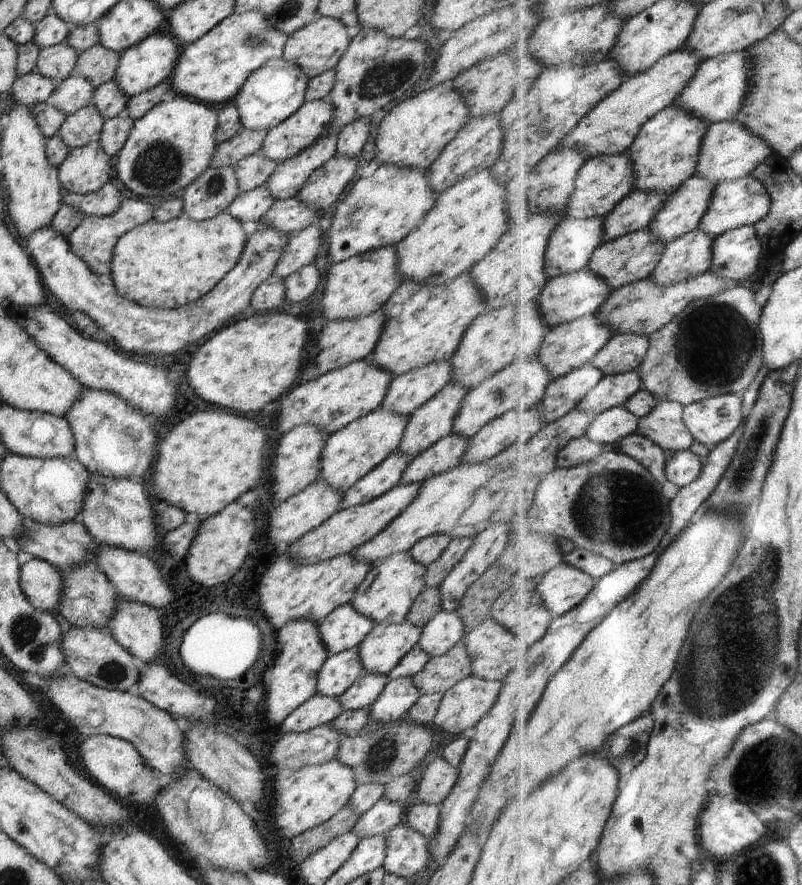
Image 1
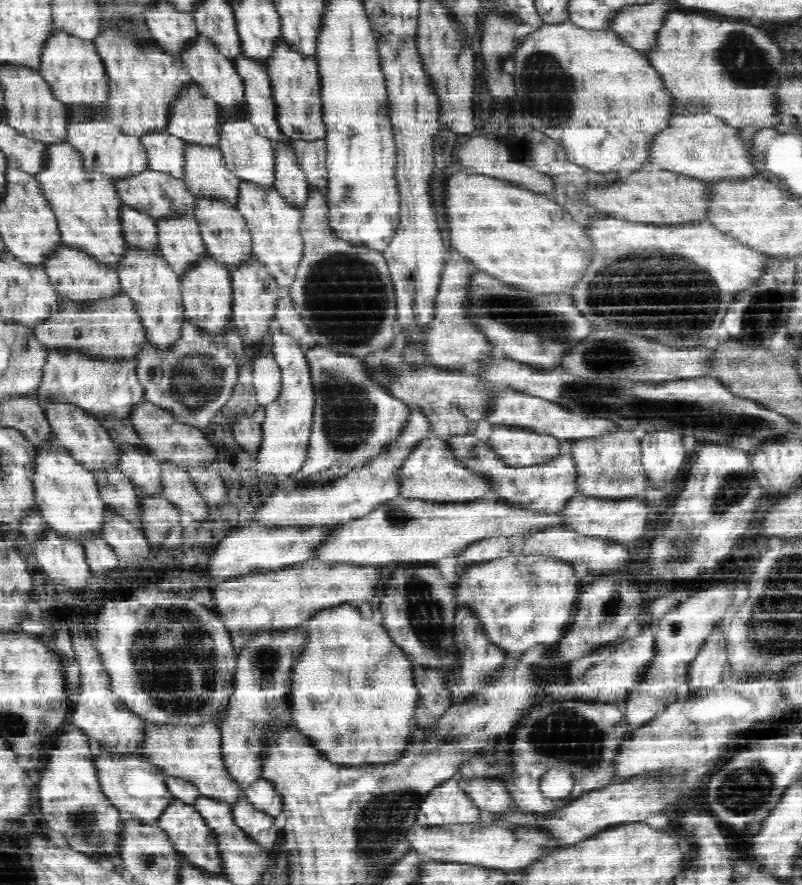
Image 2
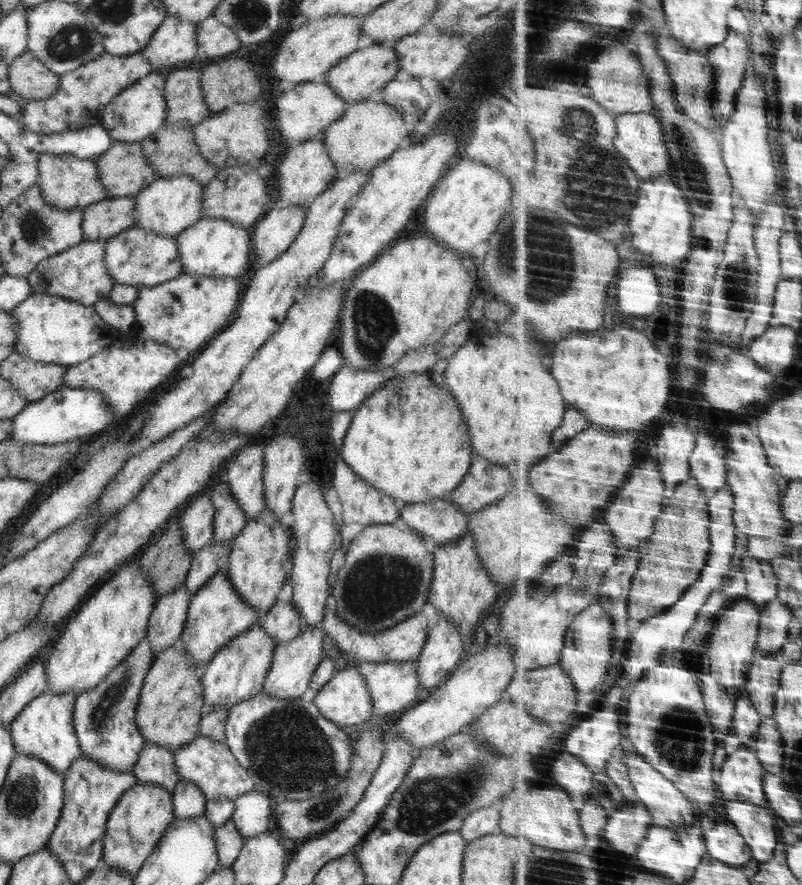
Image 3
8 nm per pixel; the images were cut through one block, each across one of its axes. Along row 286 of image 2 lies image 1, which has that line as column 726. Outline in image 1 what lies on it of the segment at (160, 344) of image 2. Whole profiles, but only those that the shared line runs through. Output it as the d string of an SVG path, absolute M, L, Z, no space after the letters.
M736 120L724 121L710 126L702 147L701 164L697 168L698 175L712 179L716 184L724 181L735 181L752 175L762 163L774 154L767 140L750 133Z

